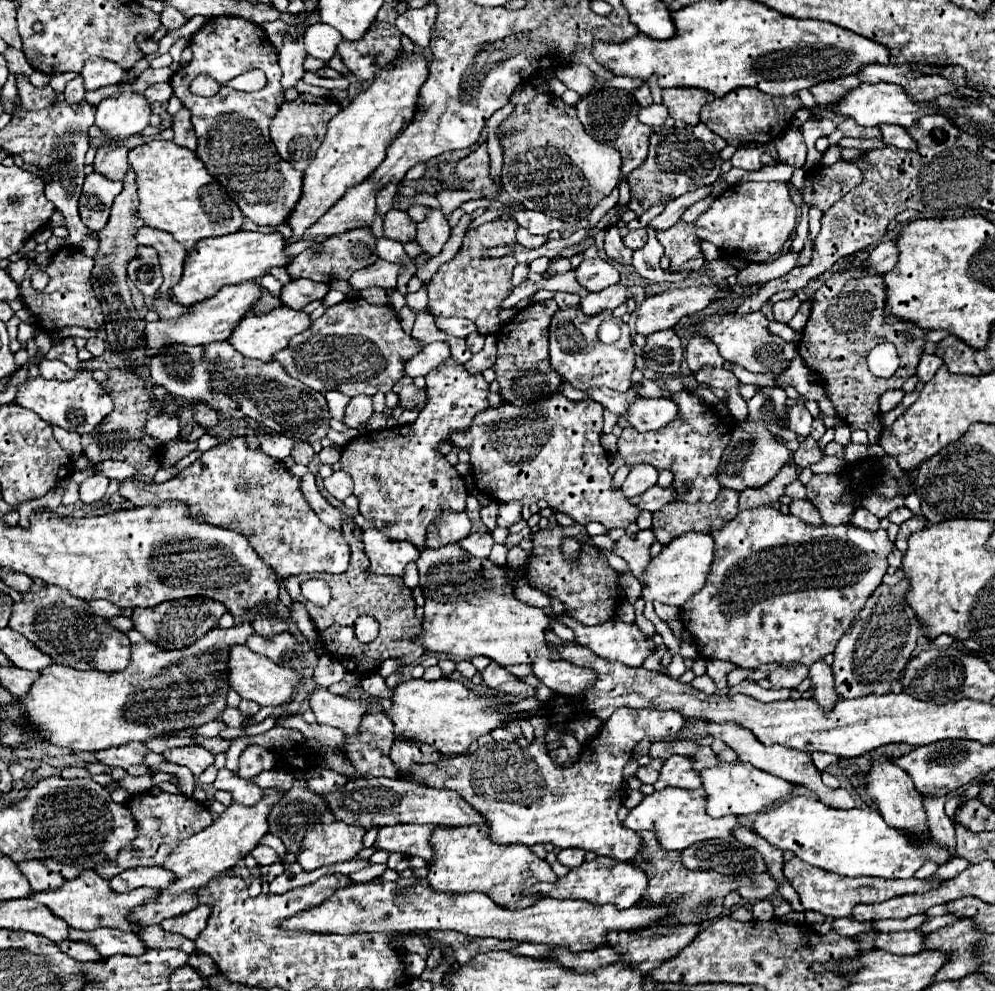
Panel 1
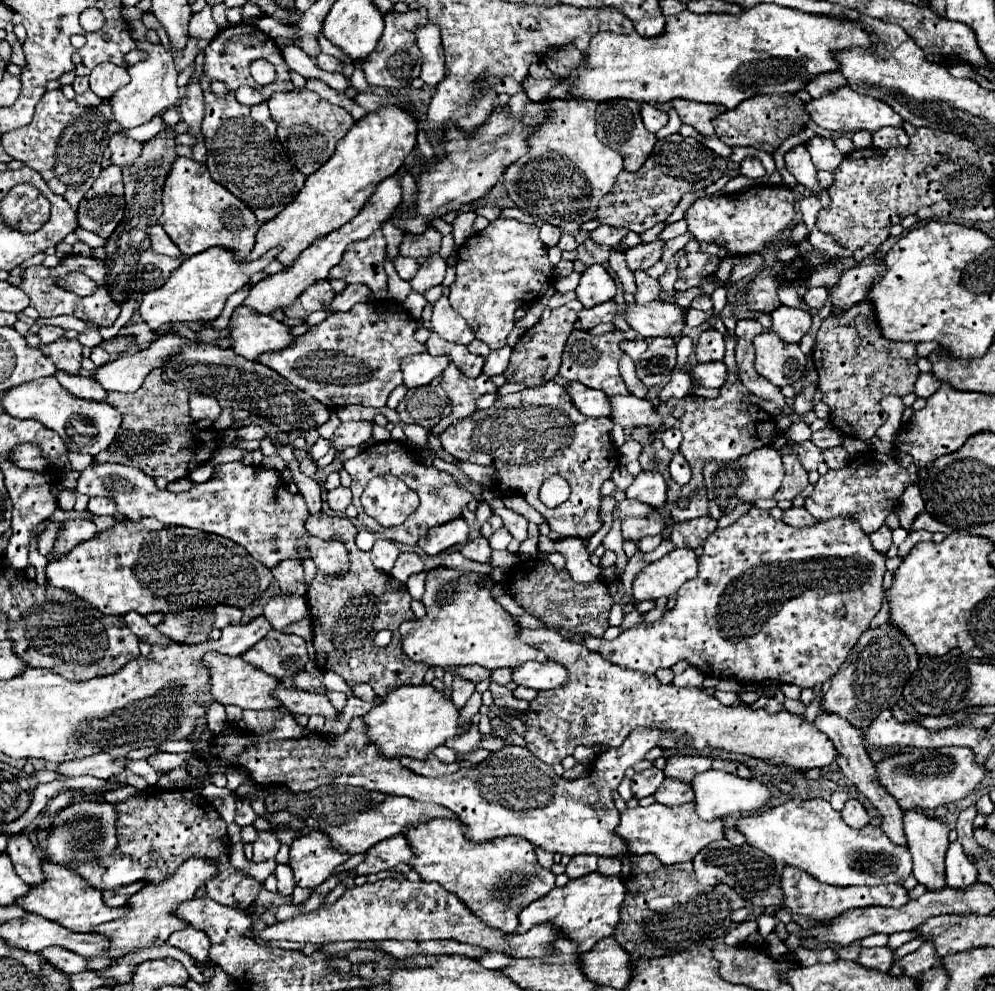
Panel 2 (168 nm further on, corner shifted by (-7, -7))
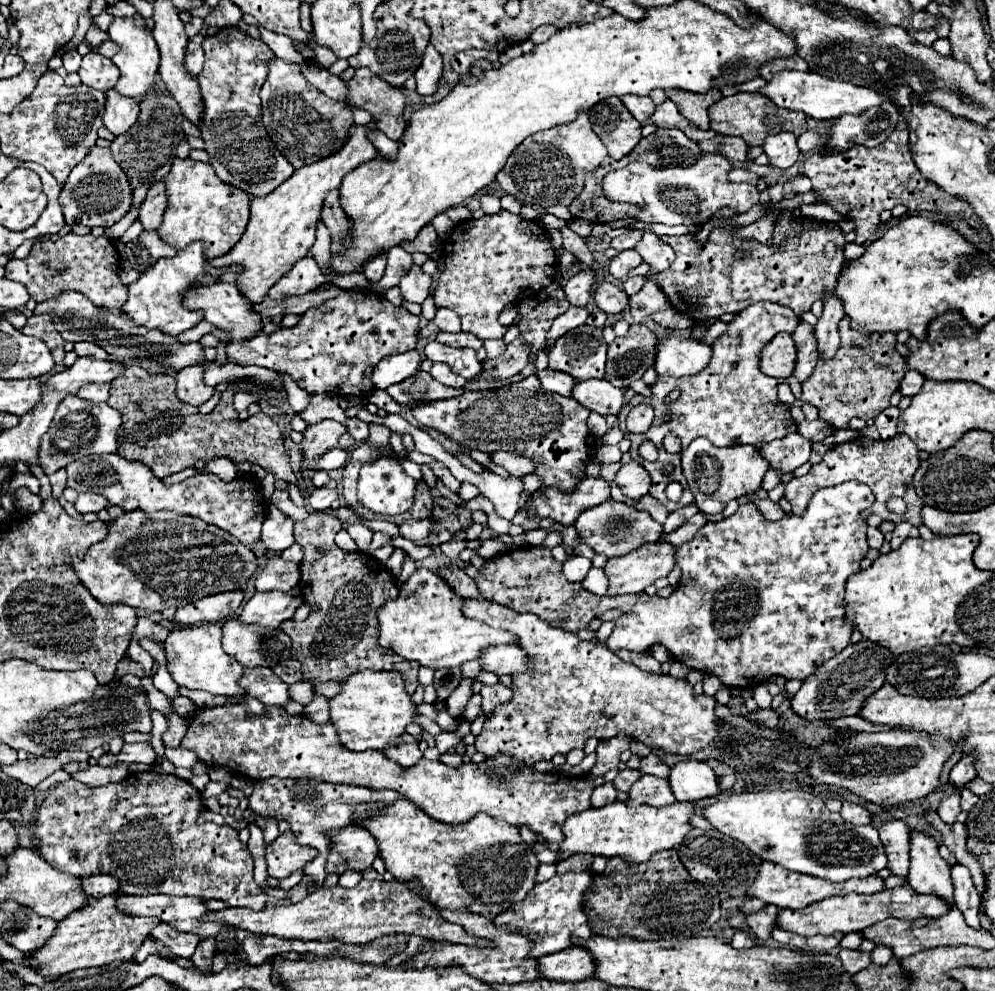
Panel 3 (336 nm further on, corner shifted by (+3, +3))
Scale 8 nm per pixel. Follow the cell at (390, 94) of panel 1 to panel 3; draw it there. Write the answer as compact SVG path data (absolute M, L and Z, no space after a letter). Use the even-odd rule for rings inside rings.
M354 126L354 130L350 130L348 142L344 144L344 150L324 160L318 160L316 164L298 168L272 194L264 198L252 198L250 222L240 242L228 254L210 260L210 264L216 268L242 268L242 272L236 276L236 286L252 304L260 304L268 290L274 286L274 282L280 280L300 258L308 254L314 244L314 232L320 220L320 210L326 194L338 188L348 172L378 156L378 150L368 140L366 130L368 128Z

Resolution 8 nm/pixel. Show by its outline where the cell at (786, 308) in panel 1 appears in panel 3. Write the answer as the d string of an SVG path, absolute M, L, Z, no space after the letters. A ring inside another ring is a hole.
M756 302L756 304L748 306L748 308L744 308L740 314L736 314L736 318L728 324L726 332L712 344L712 360L700 374L684 376L684 378L658 376L656 382L652 384L652 396L650 398L644 398L644 396L636 394L620 410L620 414L618 414L620 428L622 428L624 436L632 442L630 456L650 472L650 476L652 476L650 496L658 498L670 512L674 512L678 508L684 508L688 504L694 504L694 498L692 498L692 492L688 490L686 478L684 478L682 468L680 468L680 454L668 454L664 450L664 446L662 446L662 438L664 438L666 432L676 432L680 436L680 440L682 440L682 448L686 448L692 440L696 440L700 436L704 436L708 440L714 440L716 446L750 444L750 446L762 448L766 442L772 442L776 438L784 438L784 436L798 430L796 420L790 416L790 406L786 406L786 404L782 404L778 400L778 380L760 372L760 352L762 352L762 348L778 332L790 332L792 334L796 330L798 322L800 322L798 316L790 308L784 308L784 306L778 306L778 304L772 304L772 302ZM676 386L682 388L680 398L676 402L672 402L672 404L664 404L666 396ZM642 402L648 402L654 408L656 418L654 418L648 432L632 434L632 432L626 430L624 420L626 420L628 412L630 412L630 408L636 406L636 404L642 404ZM664 410L672 412L670 422L662 420ZM644 440L650 440L650 442L656 444L656 448L658 448L658 460L656 462L648 462L638 454L638 446ZM668 462L674 464L674 472L670 476L664 476L662 468ZM670 482L680 482L682 488L684 488L682 498L678 502L666 500L664 490L666 490L666 486Z

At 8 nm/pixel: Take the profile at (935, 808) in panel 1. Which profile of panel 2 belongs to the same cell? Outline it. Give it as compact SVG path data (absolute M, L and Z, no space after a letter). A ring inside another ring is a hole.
M954 840L946 852L946 884L950 888L966 888L978 880L976 866L968 860L962 846Z

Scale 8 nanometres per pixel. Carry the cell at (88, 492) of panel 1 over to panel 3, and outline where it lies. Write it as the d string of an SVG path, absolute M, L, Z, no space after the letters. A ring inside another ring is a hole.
M84 492L78 496L74 508L80 512L80 514L88 514L88 512L100 512L104 508L108 508L108 500L100 494L94 494L94 492Z

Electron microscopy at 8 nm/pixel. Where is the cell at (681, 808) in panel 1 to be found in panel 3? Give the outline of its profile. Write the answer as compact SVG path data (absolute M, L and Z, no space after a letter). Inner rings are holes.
M612 802L604 808L590 808L586 812L574 814L564 822L564 842L558 850L558 862L570 858L572 854L592 854L604 858L622 858L624 862L646 862L654 852L676 848L684 836L692 830L690 816L694 814L692 804L674 802L670 806L652 808L652 806L636 806L628 808L626 802Z

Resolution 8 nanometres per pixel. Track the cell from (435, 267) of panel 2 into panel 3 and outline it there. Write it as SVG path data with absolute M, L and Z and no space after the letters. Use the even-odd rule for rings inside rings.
M412 266L412 270L402 278L400 282L400 292L402 292L402 298L406 302L416 302L416 304L422 304L428 296L428 290L430 290L430 284L432 284L432 278L428 274L424 274L418 266Z

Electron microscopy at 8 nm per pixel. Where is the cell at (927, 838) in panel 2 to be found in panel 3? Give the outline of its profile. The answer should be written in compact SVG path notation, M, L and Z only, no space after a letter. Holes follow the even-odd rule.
M920 832L910 834L910 874L908 874L908 884L916 894L934 894L940 898L946 898L950 906L954 906L954 890L952 890L952 876L948 874L950 864L938 854L938 844L934 838L924 836Z

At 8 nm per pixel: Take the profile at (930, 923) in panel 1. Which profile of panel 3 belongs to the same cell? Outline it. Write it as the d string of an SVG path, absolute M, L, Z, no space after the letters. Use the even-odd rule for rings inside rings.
M876 946L876 948L872 950L872 954L870 954L872 964L878 964L878 966L888 964L888 962L890 962L890 954L892 954L890 948L886 948L886 946Z

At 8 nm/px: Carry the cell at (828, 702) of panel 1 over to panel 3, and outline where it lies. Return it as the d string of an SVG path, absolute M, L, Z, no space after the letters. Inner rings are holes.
M902 820L882 824L880 828L880 840L888 856L888 870L902 878L908 876L908 834L910 830Z

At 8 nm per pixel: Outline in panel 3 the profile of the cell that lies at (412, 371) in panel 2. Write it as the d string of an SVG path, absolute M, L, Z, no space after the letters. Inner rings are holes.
M410 350L410 352L404 352L404 354L392 354L388 358L382 358L374 366L374 374L372 374L374 388L386 390L388 386L402 382L404 378L418 372L420 362L422 360L420 360L420 354L416 350Z

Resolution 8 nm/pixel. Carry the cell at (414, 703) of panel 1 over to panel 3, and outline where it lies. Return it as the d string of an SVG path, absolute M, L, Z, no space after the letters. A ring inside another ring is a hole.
M362 670L348 676L340 686L342 690L328 700L330 722L336 726L342 746L352 752L384 750L386 744L400 738L406 724L418 716L408 692L404 690L400 672Z

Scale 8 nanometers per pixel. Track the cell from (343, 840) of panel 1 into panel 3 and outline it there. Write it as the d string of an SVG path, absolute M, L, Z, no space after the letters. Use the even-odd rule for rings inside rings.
M284 832L266 848L268 874L278 880L288 878L292 872L302 870L310 860L314 860L316 854L316 848L300 846L296 844L292 832Z

